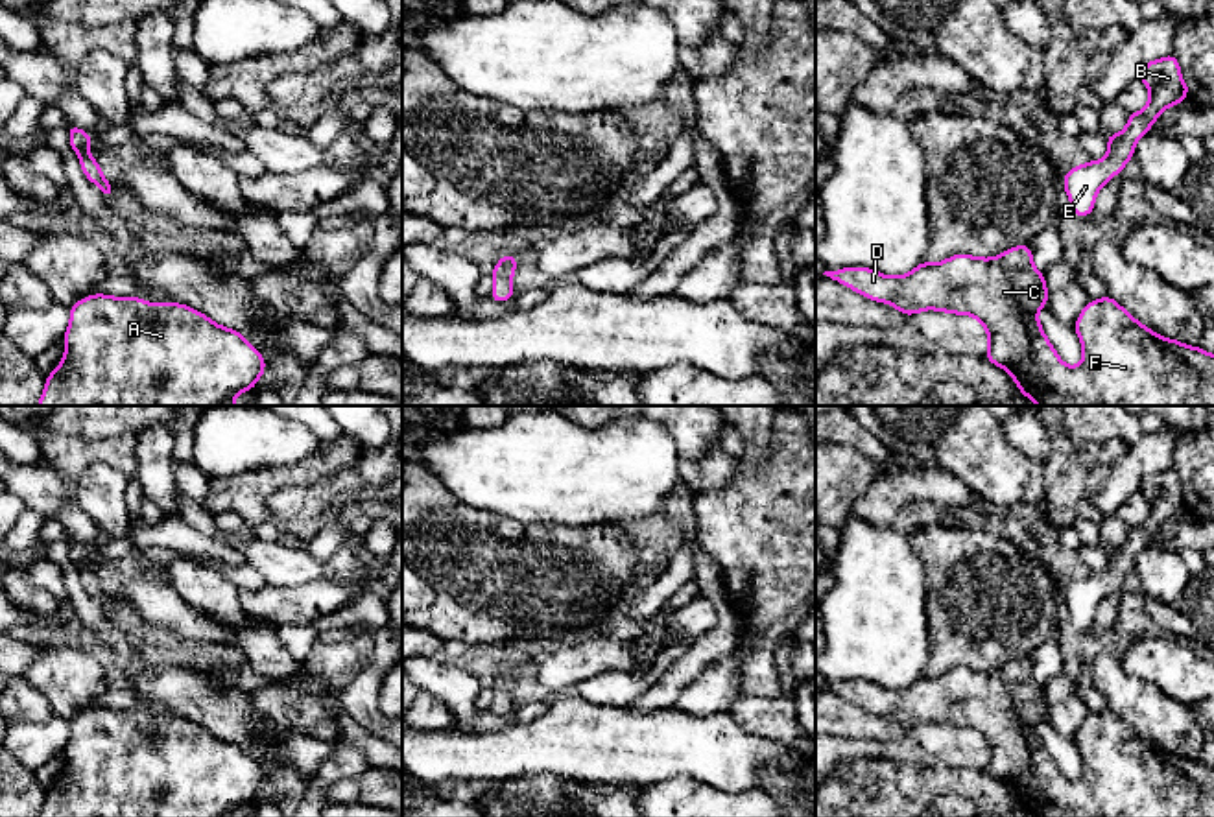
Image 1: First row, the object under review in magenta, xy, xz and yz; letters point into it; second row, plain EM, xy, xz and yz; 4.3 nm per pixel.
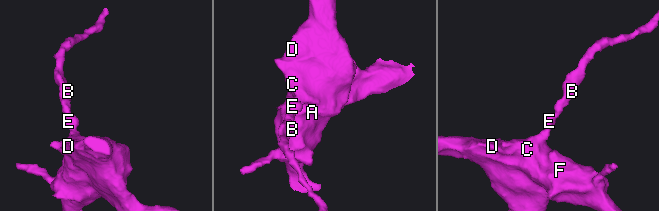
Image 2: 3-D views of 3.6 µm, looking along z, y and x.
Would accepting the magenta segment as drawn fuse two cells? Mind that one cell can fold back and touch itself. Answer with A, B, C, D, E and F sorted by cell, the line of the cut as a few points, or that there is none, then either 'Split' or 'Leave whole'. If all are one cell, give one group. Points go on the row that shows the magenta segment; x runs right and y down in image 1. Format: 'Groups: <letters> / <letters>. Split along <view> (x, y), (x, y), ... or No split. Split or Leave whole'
Groups: A B C D E F. No split. Leave whole

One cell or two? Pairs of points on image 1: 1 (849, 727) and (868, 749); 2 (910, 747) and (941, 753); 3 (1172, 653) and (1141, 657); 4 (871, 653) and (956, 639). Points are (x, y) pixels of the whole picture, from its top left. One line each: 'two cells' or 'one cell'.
1: two cells
2: one cell
3: one cell
4: two cells

